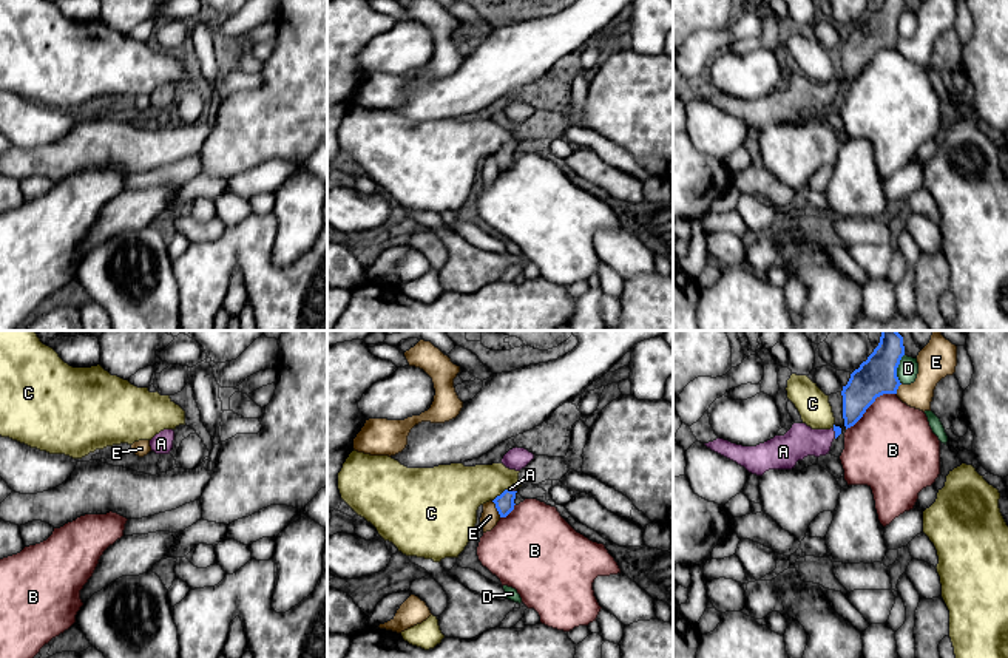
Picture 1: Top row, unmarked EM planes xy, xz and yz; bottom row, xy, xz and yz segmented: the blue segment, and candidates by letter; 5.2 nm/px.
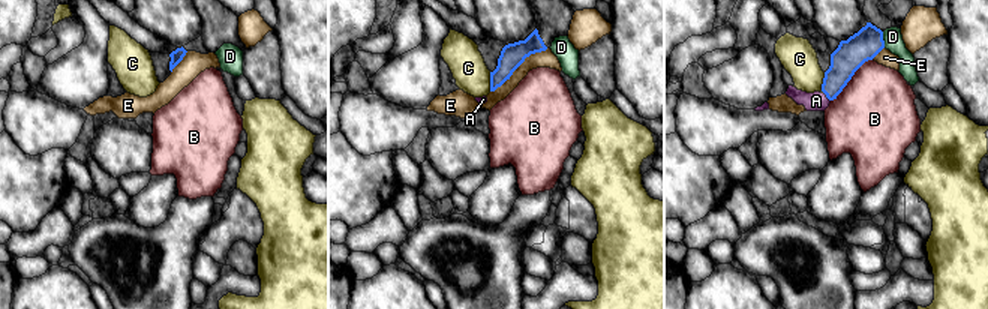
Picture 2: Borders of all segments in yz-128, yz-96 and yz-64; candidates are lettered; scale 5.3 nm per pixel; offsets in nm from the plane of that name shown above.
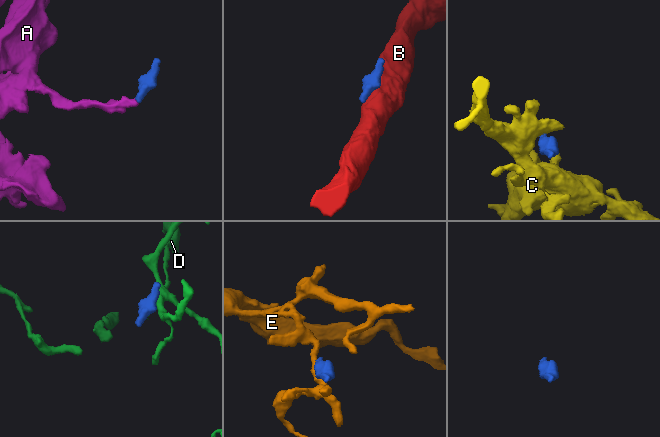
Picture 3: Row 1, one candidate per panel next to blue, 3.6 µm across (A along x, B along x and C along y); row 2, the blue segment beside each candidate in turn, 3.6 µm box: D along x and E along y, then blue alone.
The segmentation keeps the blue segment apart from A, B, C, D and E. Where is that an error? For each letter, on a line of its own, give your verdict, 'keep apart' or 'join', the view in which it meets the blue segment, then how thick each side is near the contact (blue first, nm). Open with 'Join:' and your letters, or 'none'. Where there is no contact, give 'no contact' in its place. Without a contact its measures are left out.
Join: A
A: join; contact in yz; calibres 40 and 170 nm
B: keep apart; contact in yz; calibres 200 and 440 nm
C: keep apart; contact in xz; calibres 100 and 300 nm
D: keep apart; contact in yz; calibres 200 and 110 nm
E: keep apart; contact in xz; calibres 100 and 90 nm

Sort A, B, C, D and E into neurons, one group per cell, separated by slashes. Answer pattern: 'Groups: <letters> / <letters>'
Groups: A / B / C / D / E

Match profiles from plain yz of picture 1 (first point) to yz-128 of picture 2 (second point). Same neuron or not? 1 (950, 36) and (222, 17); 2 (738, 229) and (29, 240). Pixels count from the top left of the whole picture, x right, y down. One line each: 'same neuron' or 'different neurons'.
1: different neurons
2: same neuron

